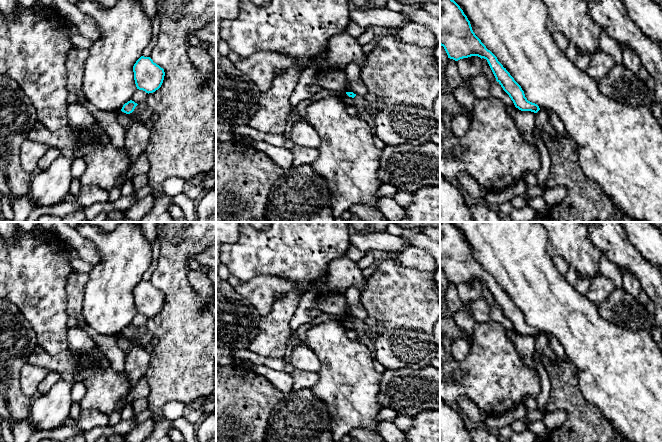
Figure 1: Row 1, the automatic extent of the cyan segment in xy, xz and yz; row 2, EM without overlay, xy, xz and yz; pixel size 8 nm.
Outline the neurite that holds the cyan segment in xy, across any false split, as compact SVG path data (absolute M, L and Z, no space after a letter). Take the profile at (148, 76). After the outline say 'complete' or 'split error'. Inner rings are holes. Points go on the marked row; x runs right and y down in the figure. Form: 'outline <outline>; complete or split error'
outline M141 56L133 66L134 80L137 89L146 93L158 90L164 80L164 69L153 62L150 57Z; complete

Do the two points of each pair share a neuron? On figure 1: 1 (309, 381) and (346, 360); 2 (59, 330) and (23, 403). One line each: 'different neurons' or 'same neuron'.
1: different neurons
2: different neurons

